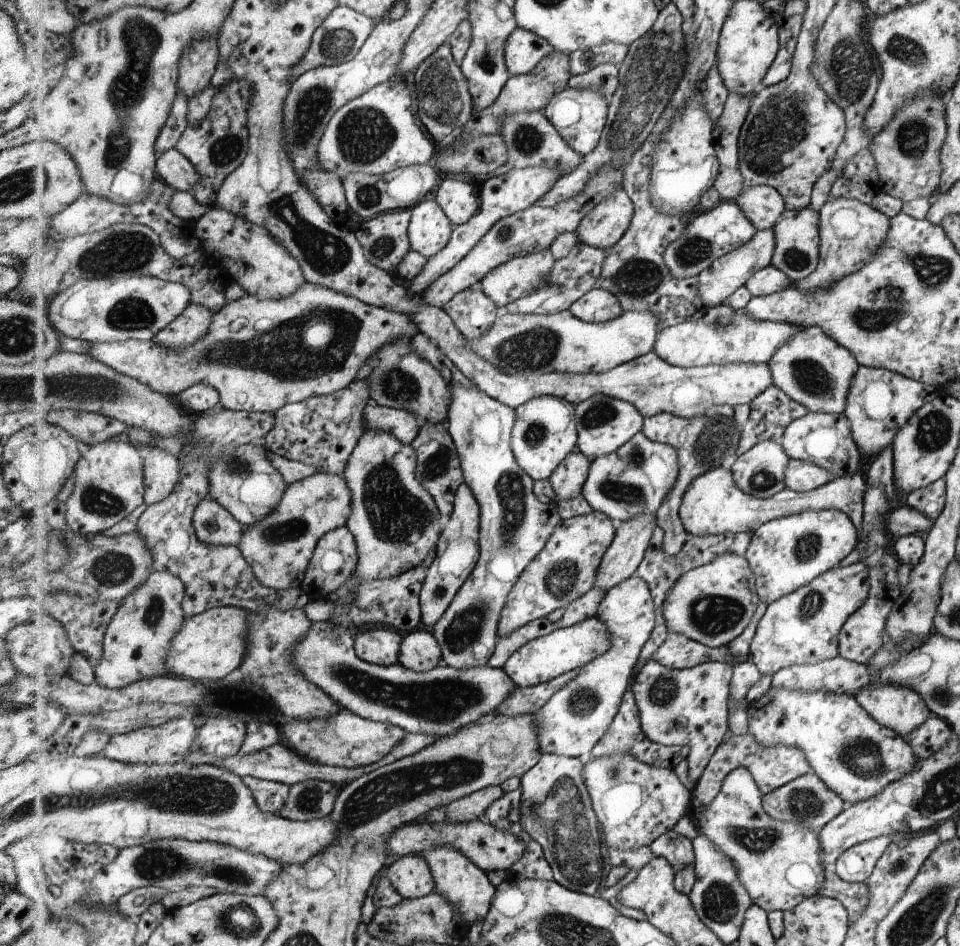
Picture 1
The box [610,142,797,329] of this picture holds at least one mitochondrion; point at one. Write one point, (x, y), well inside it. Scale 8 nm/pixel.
(692, 251)

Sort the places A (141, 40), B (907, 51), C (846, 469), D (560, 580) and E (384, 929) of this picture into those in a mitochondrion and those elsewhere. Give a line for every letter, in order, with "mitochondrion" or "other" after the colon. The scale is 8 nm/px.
A: mitochondrion
B: mitochondrion
C: other
D: mitochondrion
E: other

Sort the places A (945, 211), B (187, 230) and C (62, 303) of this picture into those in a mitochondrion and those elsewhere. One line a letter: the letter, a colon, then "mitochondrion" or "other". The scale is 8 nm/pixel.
A: other
B: other
C: other

